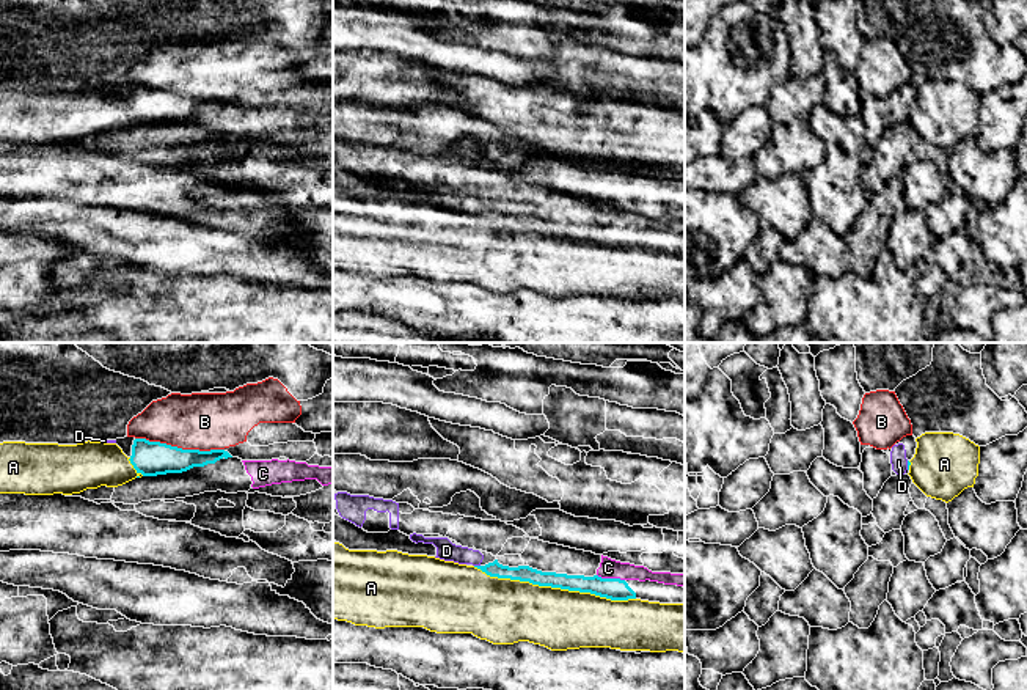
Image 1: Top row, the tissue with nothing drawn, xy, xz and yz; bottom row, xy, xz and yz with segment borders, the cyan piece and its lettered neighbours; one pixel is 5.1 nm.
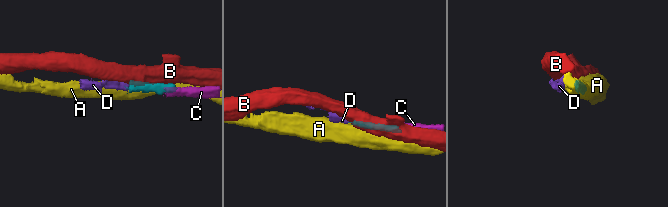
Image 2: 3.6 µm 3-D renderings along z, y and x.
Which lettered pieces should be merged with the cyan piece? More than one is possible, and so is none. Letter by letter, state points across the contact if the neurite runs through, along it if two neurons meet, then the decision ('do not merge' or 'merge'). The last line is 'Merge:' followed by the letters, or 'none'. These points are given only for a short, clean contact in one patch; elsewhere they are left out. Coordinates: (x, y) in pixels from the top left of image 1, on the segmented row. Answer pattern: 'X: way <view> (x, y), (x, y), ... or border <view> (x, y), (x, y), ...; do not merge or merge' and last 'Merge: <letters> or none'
A: do not merge
B: do not merge
C: merge
D: way xz (493, 569), (478, 566), (468, 557), (446, 550); merge
Merge: C, D

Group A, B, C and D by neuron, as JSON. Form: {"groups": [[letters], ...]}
{"groups": [["A"], ["B"], ["C", "D"]]}

